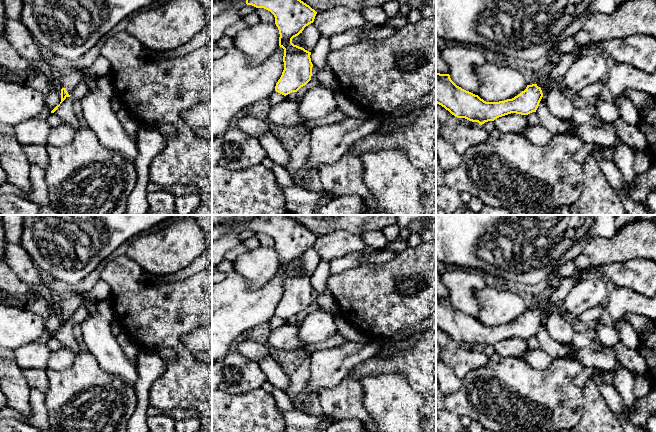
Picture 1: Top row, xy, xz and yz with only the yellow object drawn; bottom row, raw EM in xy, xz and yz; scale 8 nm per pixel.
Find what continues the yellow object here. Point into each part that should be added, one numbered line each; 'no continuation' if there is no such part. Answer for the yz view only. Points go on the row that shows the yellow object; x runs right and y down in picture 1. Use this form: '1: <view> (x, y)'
1: yz (566, 61)

